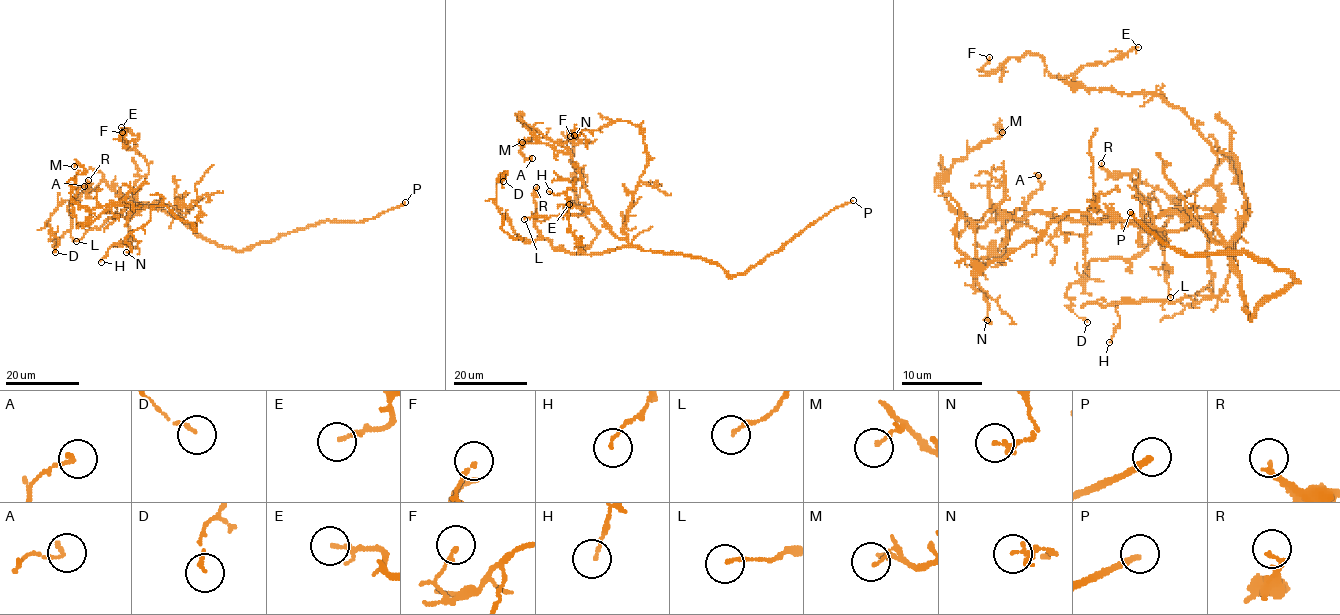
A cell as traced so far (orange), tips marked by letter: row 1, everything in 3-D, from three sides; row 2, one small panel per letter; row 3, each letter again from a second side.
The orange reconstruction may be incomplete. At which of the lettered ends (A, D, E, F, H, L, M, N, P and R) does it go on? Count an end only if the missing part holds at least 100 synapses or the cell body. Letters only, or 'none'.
P

